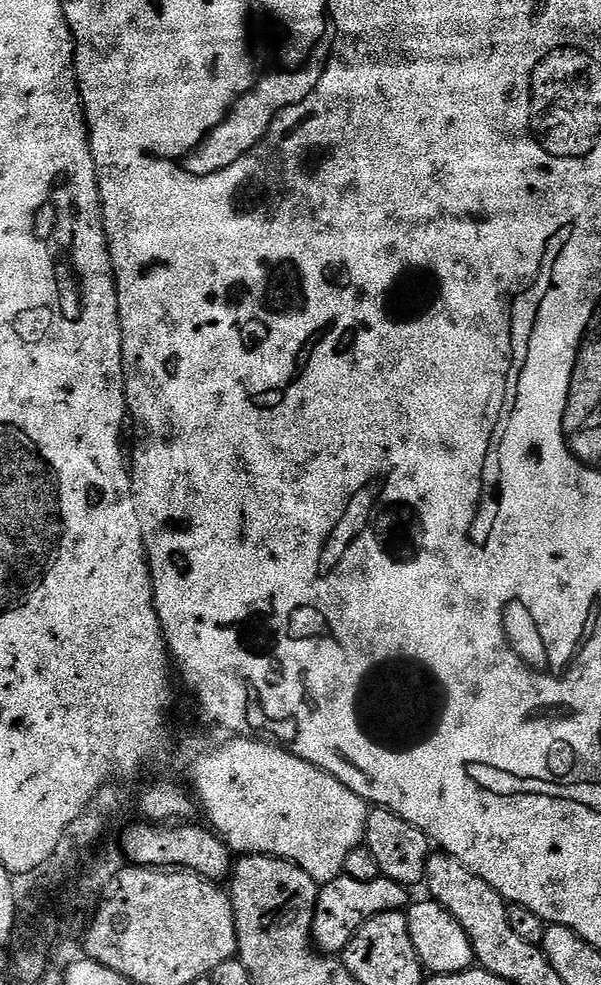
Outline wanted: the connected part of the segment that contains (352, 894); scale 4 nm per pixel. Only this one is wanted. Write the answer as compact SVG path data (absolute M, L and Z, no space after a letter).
M340 875L316 893L316 909L312 923L312 943L321 953L342 954L346 946L358 934L358 930L370 918L387 912L404 912L410 903L409 889L384 876L374 882L354 882L354 878Z

